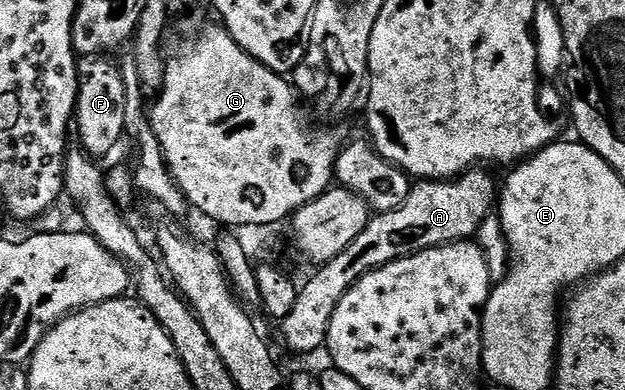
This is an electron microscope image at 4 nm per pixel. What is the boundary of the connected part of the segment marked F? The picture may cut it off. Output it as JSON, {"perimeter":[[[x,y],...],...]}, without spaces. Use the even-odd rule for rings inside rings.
{"perimeter":[[[97,53],[83,56],[78,63],[80,88],[76,94],[74,135],[80,138],[79,146],[82,150],[97,161],[103,160],[103,155],[110,154],[119,145],[120,139],[125,138],[126,88],[119,66],[108,59],[111,58]]]}

